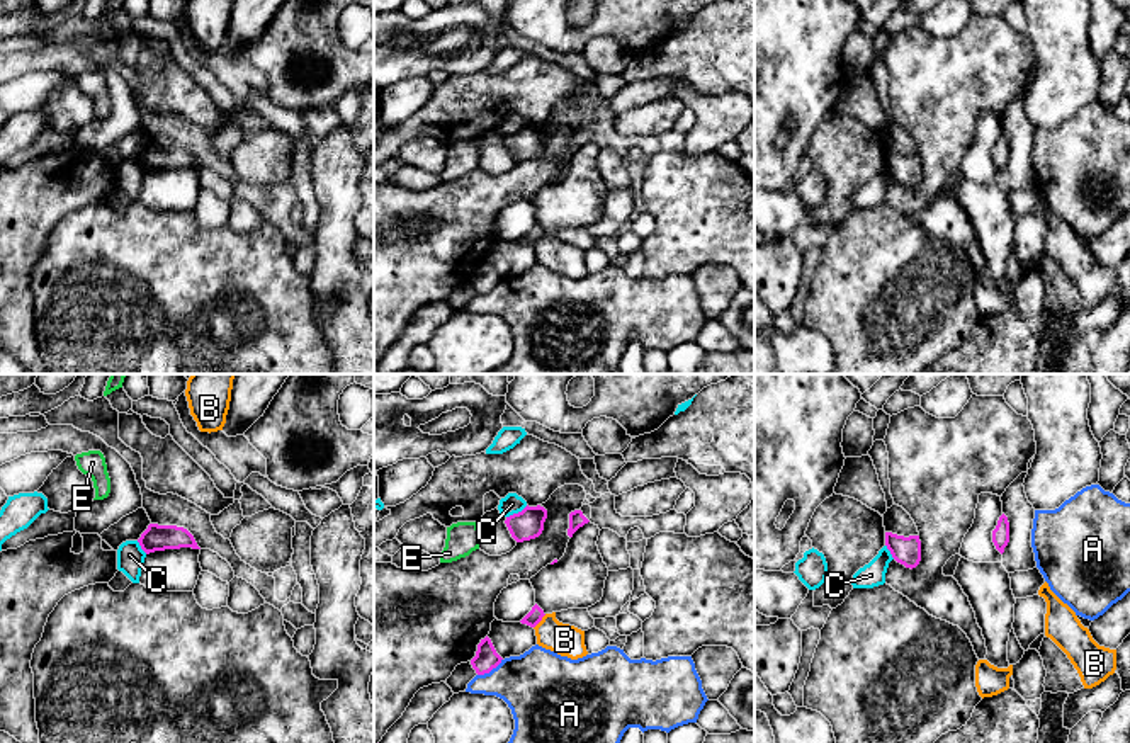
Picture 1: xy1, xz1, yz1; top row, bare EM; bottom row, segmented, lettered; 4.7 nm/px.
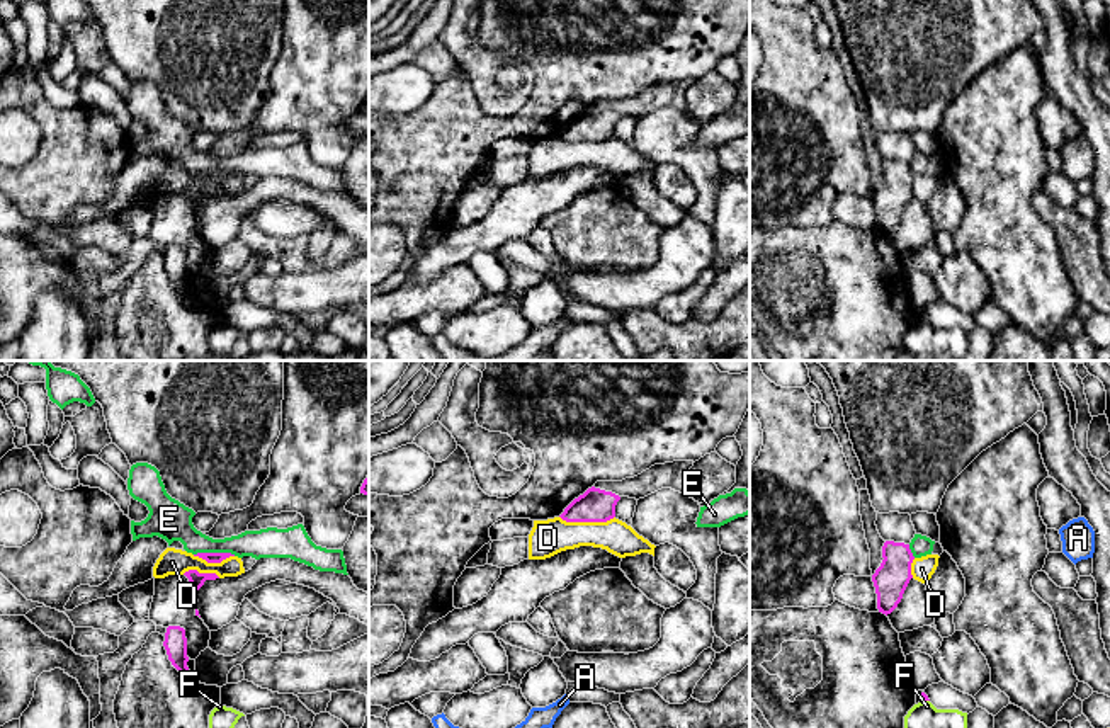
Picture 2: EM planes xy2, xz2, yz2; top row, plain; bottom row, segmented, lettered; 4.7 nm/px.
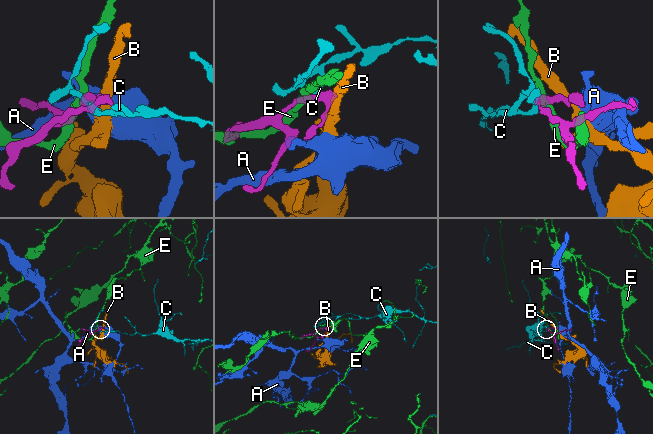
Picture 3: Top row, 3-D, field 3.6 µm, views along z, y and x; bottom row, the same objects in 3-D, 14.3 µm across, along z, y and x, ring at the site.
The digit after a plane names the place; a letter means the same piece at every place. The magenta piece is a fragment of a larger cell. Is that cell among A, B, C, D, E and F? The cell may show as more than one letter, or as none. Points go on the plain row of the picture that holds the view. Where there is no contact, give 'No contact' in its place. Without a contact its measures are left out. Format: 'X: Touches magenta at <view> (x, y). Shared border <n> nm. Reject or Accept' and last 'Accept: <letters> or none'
A: Touches magenta at xz1 (490, 289). Shared border 150 nm. Reject
B: Touches magenta at xz1 (541, 238). Shared border 90 nm. Reject
C: Touches magenta at xz1 (519, 131). Shared border 120 nm. Reject
D: Touches magenta at xz2 (587, 140). Shared border 260 nm. Reject
E: Touches magenta at xy2 (215, 172). Shared border 200 nm. Reject
F: Touches magenta at yz2 (925, 320). Shared border 40 nm. Reject
Accept: none

